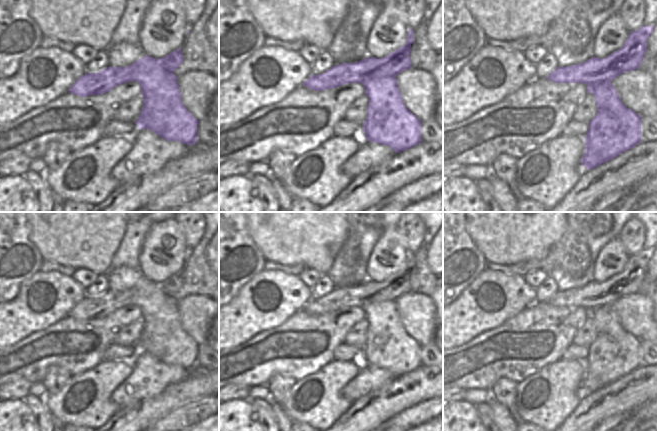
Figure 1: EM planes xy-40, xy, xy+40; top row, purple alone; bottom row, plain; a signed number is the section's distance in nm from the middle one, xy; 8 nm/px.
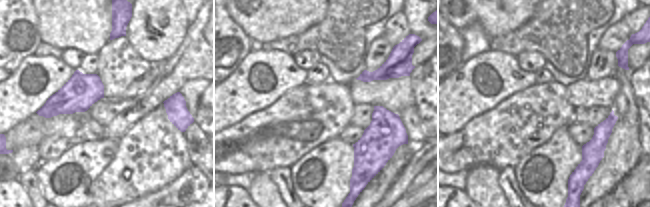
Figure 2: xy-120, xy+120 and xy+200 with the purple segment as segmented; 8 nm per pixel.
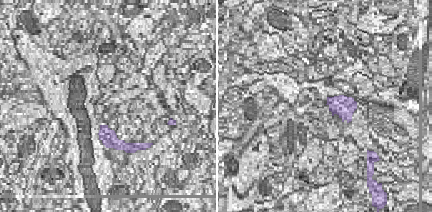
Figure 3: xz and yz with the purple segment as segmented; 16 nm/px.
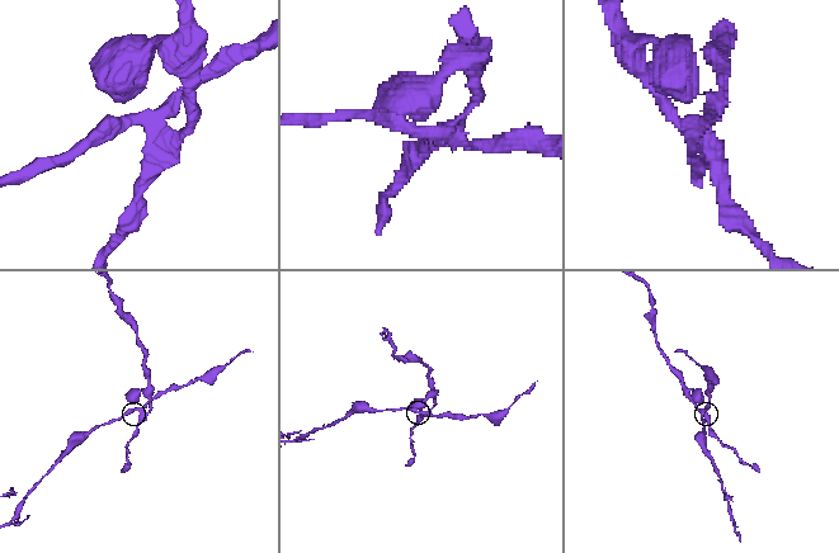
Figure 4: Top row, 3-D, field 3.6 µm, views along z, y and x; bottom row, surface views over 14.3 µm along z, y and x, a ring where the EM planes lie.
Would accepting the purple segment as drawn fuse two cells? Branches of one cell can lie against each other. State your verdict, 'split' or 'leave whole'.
split

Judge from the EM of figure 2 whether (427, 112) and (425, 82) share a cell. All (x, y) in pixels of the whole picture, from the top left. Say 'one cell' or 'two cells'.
one cell

